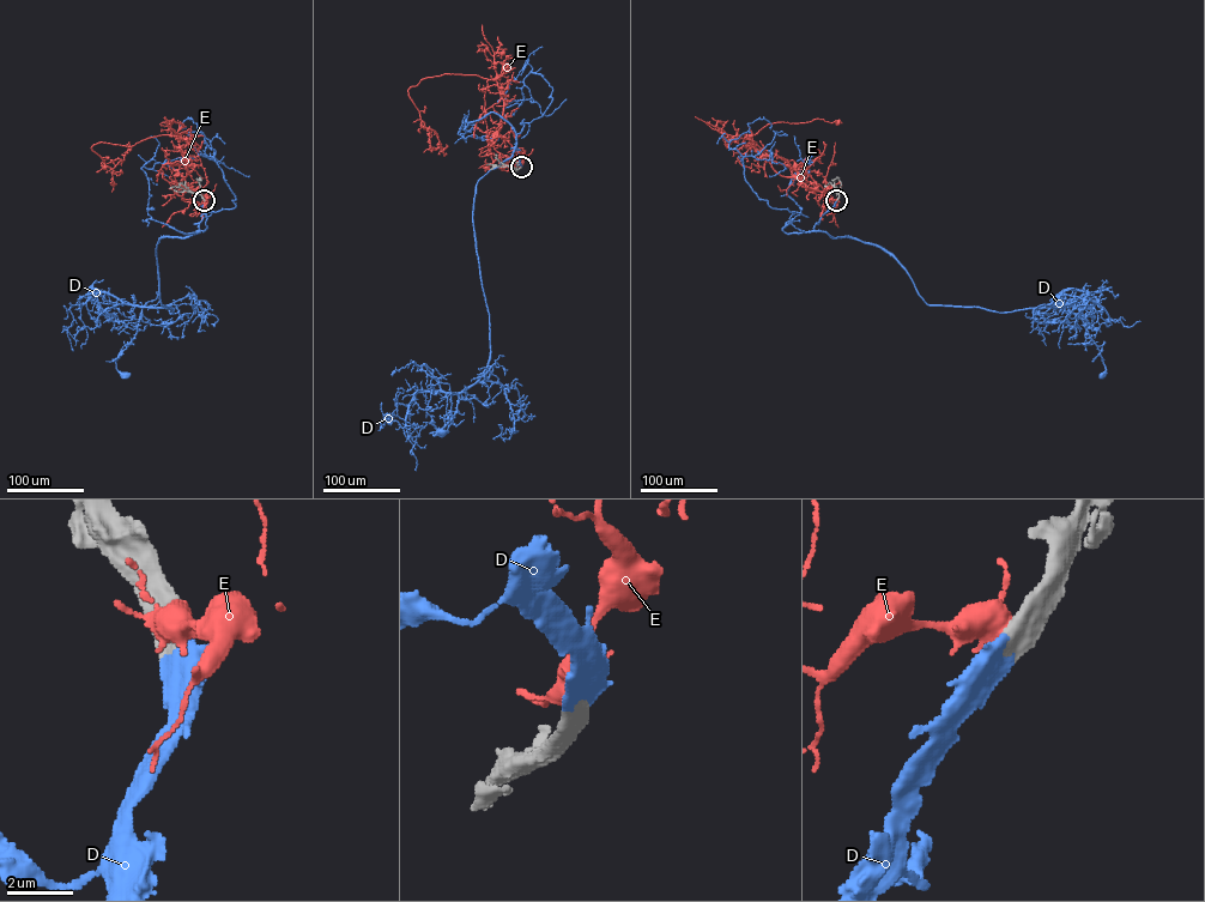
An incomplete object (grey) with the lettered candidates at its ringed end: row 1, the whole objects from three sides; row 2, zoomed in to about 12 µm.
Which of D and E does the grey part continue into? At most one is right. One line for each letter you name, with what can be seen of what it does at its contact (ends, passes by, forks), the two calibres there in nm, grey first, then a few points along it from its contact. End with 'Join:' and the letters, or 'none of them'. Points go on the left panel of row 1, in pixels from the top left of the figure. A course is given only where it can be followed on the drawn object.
D: it ends | 600/650 nm | via (204, 200), (199, 230), (157, 243), (159, 301), (173, 313), (143, 307), (137, 333), (116, 361), (123, 375)
Join: D

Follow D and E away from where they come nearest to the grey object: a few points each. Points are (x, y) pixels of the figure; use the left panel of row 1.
D: (204, 200), (199, 230), (157, 243), (159, 301), (173, 313), (143, 307), (137, 333), (116, 361), (123, 375)
E: (204, 200), (181, 185), (187, 163), (168, 128), (168, 121), (176, 122), (170, 122)

